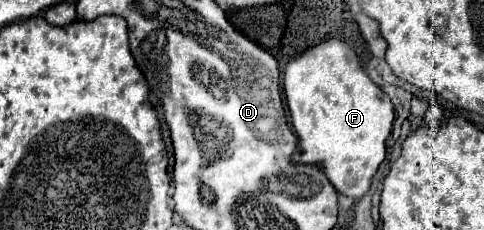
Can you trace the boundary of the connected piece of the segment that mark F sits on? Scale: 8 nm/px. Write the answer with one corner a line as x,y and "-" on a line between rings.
338,37
320,41
318,45
308,47
302,55
290,59
282,71
282,81
290,119
298,135
300,163
322,167
338,193
354,199
364,197
370,191
374,173
386,157
386,139
394,121
394,107
390,97
366,75
354,49

